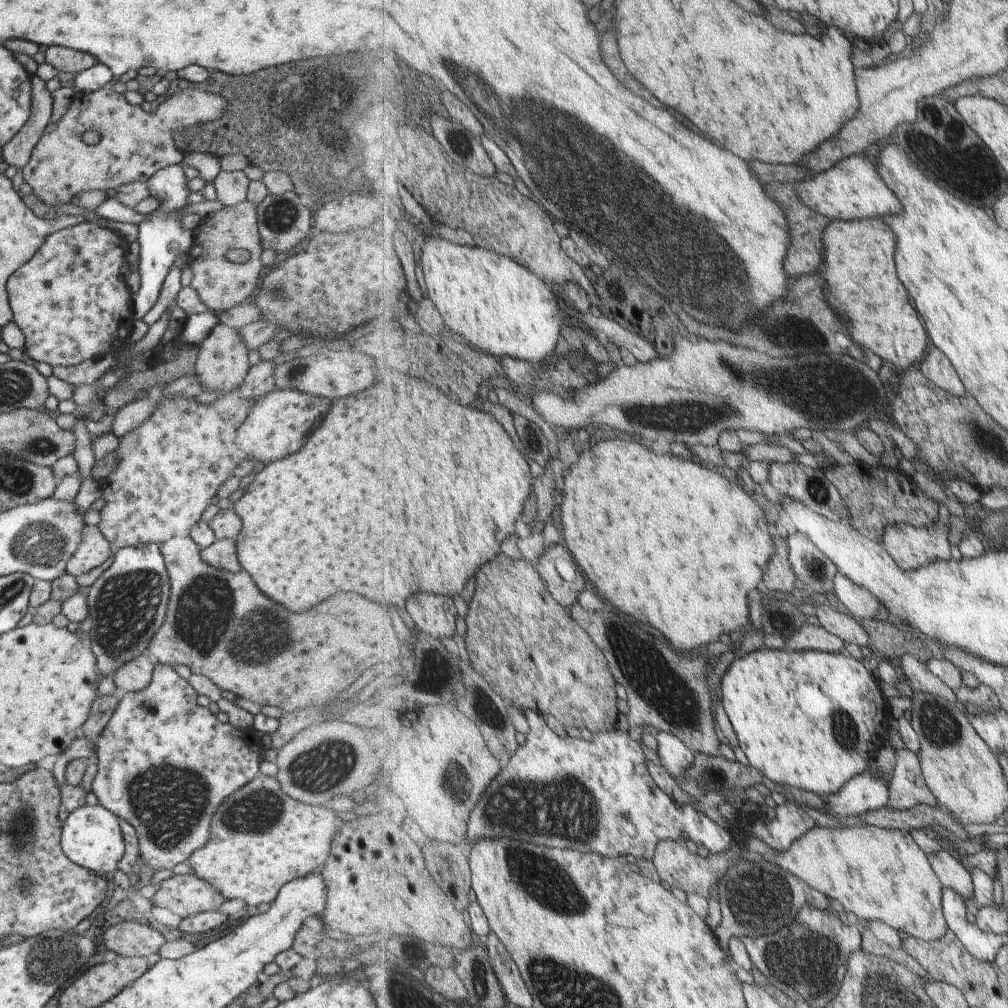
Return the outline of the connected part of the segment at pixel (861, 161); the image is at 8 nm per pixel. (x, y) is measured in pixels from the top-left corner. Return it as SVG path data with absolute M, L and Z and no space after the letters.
M866 154L853 155L839 161L828 171L812 174L795 183L793 187L804 205L829 220L854 221L871 219L873 216L901 214L903 204L881 178L875 160L867 158Z

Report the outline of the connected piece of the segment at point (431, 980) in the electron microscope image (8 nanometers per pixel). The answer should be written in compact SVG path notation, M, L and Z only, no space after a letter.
M431 965L422 973L423 981L446 999L457 1002L469 998L469 990L455 970Z

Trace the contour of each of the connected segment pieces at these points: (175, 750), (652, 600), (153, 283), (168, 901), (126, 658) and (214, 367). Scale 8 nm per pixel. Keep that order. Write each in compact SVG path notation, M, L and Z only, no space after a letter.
M156 663L153 665L151 682L139 692L120 694L119 701L113 714L109 717L107 724L98 734L95 744L95 762L97 772L91 784L91 792L95 795L97 802L105 810L111 811L117 818L126 820L137 833L138 855L153 871L173 868L178 862L185 862L194 850L201 848L210 836L210 820L215 807L232 792L246 785L255 775L259 774L259 763L264 759L264 750L260 742L255 744L251 750L245 742L247 736L253 736L253 732L243 732L243 728L237 730L233 725L221 724L217 717L209 713L207 707L202 707L195 701L197 693L173 670L173 665Z
M607 439L591 450L591 470L589 470L589 452L583 454L581 466L567 476L567 500L563 504L562 525L565 528L565 540L569 550L575 554L575 562L589 576L589 580L597 586L599 594L607 598L615 608L625 608L623 612L651 624L657 632L661 632L675 650L689 652L693 648L707 646L711 642L719 642L723 634L729 634L737 628L743 628L751 622L749 616L749 594L763 580L765 568L775 554L775 535L771 522L767 522L767 510L759 506L759 498L751 494L751 490L741 490L737 484L727 480L723 470L715 470L715 466L707 466L706 461L693 462L691 459L673 458L667 454L655 454L647 446L631 440Z
M177 163L159 169L145 182L148 196L158 201L158 205L154 211L148 214L146 219L137 224L139 286L135 292L131 293L134 310L137 314L151 310L155 300L157 300L163 278L173 264L173 260L181 253L187 254L192 243L192 230L184 228L181 224L181 218L184 215L181 210L190 205L187 201L190 194L189 188L187 188L188 179L183 173L182 166L182 163Z
M191 873L174 875L158 884L150 900L152 907L167 908L182 918L203 911L215 911L221 902L227 900Z
M147 543L114 550L111 566L86 588L85 597L91 628L89 647L94 654L98 678L114 673L147 650L153 634L166 615L169 577L160 545Z
M221 324L213 327L213 330L197 346L198 353L194 366L195 374L206 391L217 392L221 398L237 392L249 370L246 346L239 340L236 329Z

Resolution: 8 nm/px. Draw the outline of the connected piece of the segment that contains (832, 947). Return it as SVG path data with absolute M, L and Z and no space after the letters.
M813 905L805 906L801 916L798 917L793 926L788 925L784 927L783 931L776 931L775 934L759 937L748 936L747 938L743 938L743 940L747 940L745 946L751 958L761 958L760 962L755 962L755 966L767 978L766 983L770 988L777 994L787 995L794 1002L796 1000L809 1002L811 998L815 1000L815 998L819 998L823 994L829 994L829 992L833 992L833 985L837 986L835 992L840 990L844 978L848 973L848 962L851 954L855 954L858 951L862 952L861 932L855 926L845 924L832 910L821 910Z

